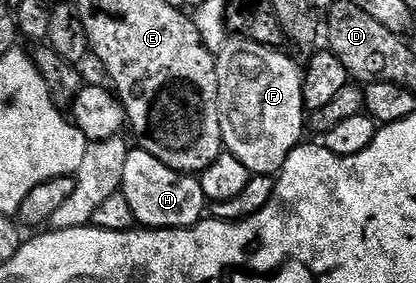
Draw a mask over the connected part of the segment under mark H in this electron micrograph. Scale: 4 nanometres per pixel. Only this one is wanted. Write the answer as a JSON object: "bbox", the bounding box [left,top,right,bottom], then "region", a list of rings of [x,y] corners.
{"bbox":[121,146,208,230],"region":[[[137,146],[131,147],[128,159],[124,162],[121,191],[132,206],[135,221],[146,230],[192,228],[208,212],[208,201],[197,175],[172,170],[164,166],[160,158]]]}

